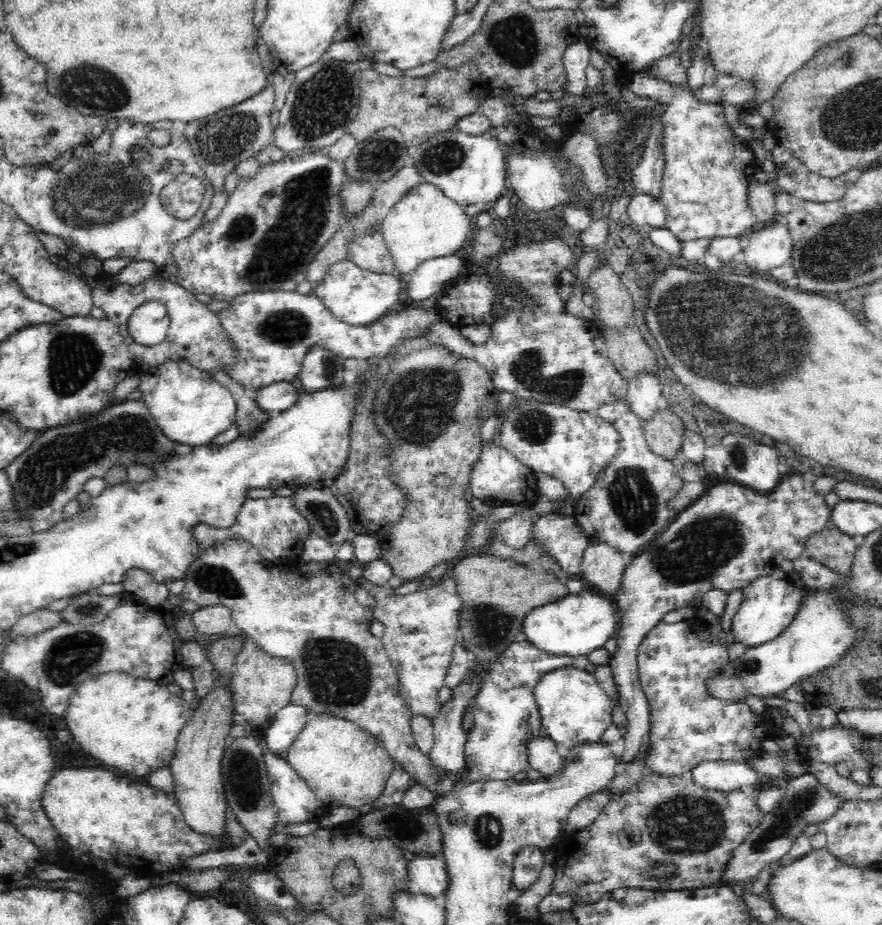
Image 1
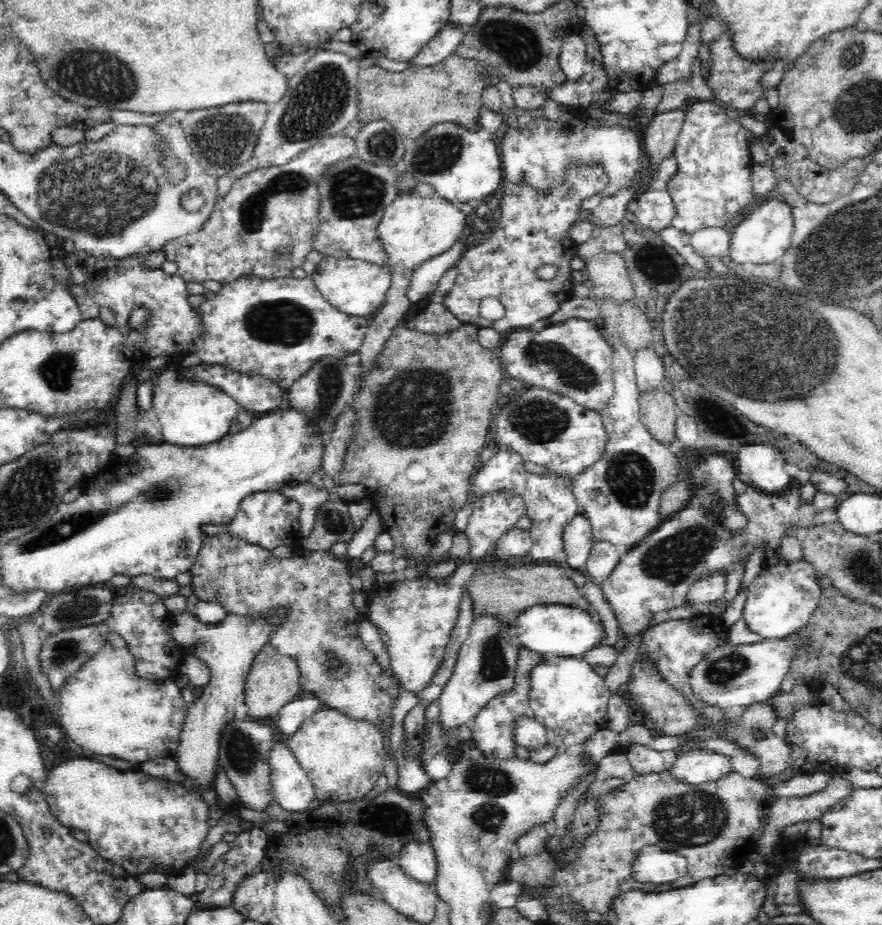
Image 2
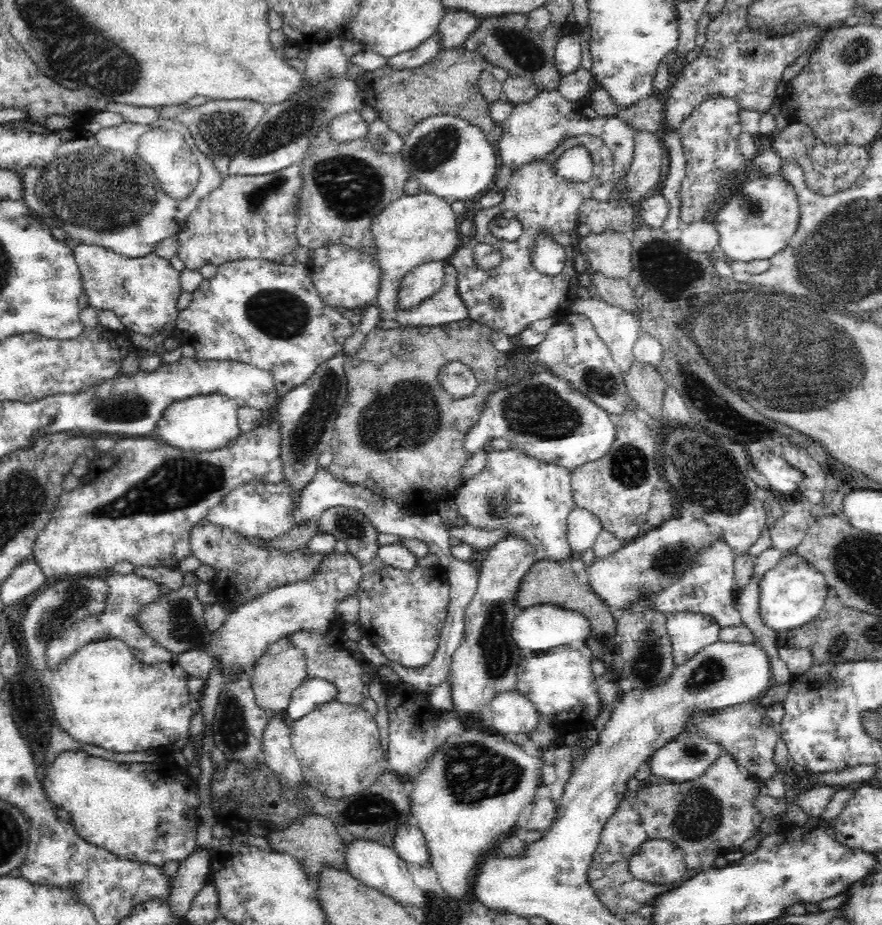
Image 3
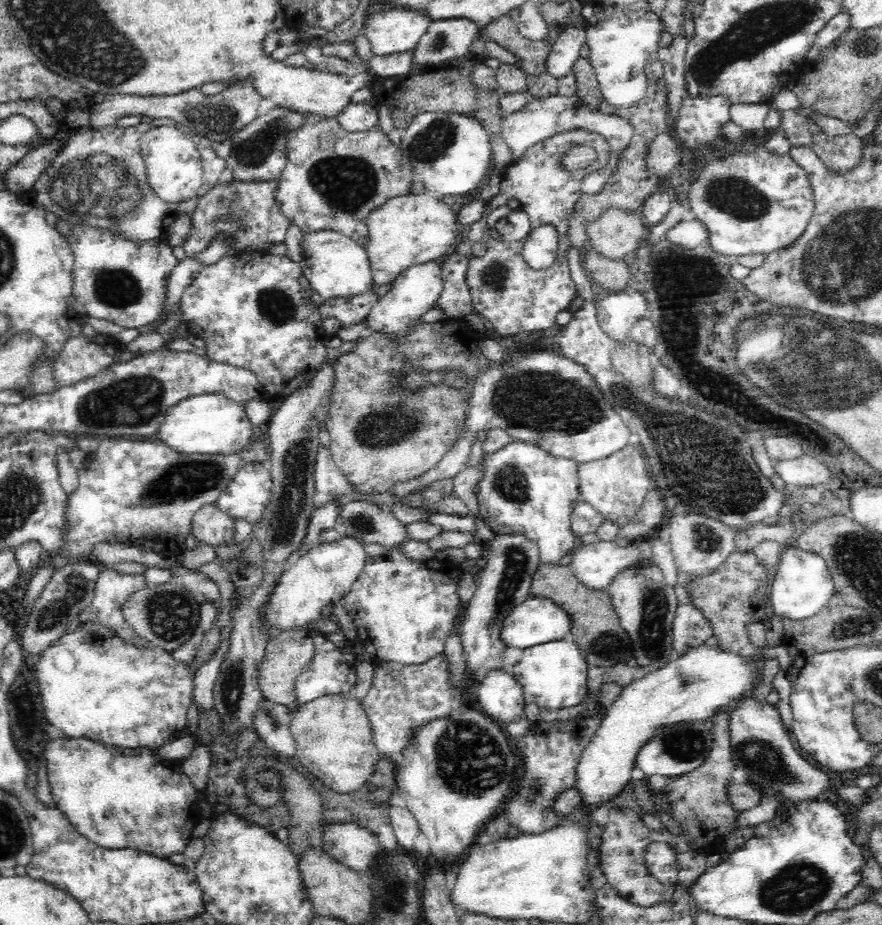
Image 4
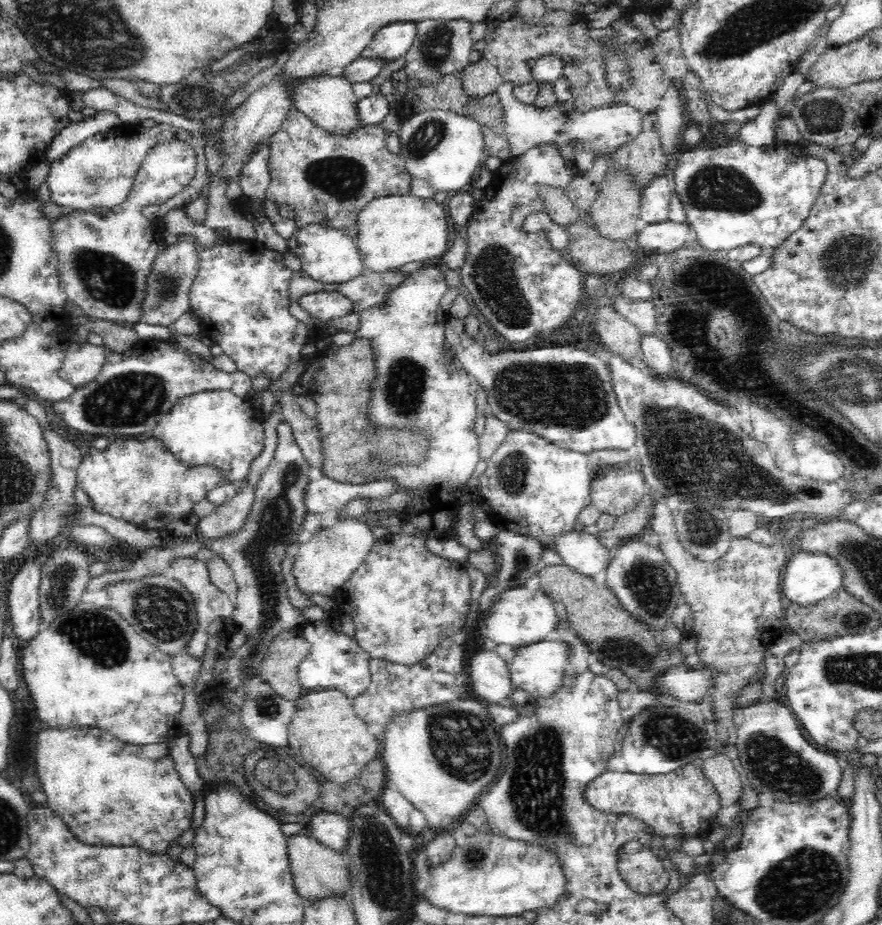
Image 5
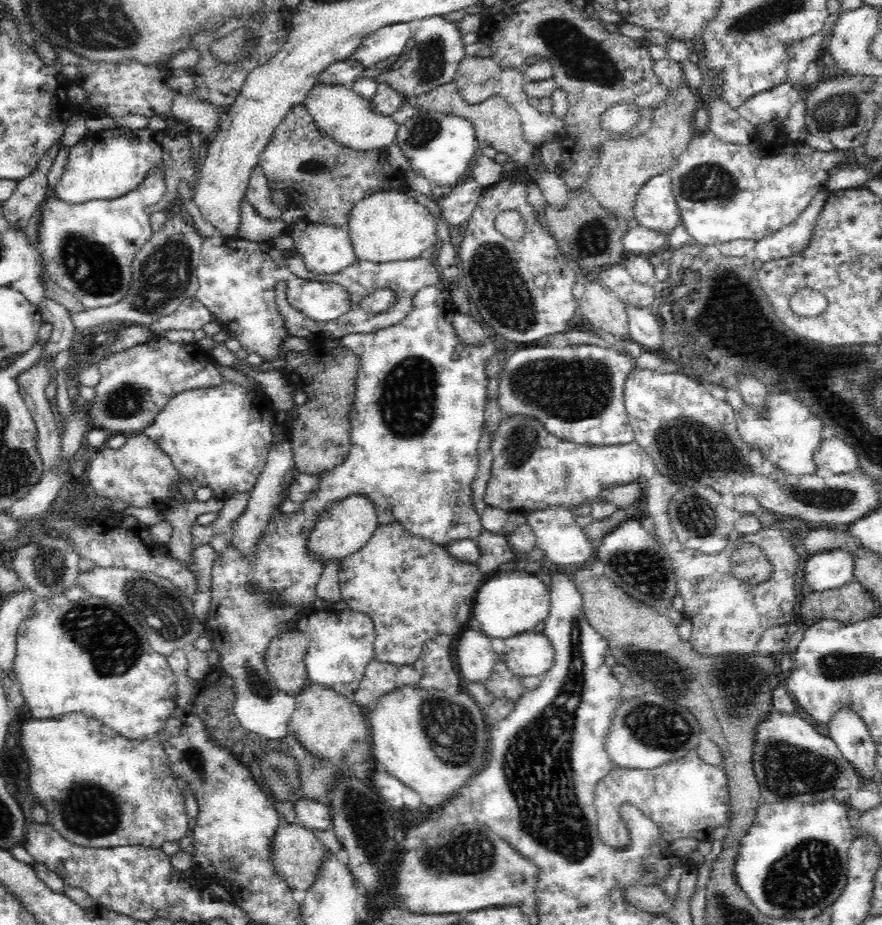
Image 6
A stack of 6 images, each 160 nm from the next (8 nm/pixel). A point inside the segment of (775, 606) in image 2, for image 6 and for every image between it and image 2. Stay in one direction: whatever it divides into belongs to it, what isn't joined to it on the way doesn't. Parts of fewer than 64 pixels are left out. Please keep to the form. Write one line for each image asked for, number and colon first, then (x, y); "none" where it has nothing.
3: (793, 593)
4: (802, 586)
5: (810, 577)
6: (832, 568)

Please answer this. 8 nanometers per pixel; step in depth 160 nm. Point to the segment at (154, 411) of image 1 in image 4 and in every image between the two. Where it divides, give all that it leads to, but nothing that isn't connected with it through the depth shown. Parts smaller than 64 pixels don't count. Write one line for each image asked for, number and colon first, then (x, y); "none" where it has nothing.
2: (191, 414)
3: (203, 422)
4: (206, 423)

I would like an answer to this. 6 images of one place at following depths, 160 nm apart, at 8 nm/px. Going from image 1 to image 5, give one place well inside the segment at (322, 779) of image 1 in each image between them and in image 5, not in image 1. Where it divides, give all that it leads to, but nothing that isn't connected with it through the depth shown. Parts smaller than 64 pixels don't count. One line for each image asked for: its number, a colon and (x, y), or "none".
2: (344, 757)
3: (337, 744)
4: (333, 739)
5: (326, 733)

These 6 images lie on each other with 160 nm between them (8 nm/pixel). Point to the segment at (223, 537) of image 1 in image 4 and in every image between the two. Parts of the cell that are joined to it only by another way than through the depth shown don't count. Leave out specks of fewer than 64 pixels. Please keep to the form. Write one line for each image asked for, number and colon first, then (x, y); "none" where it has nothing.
2: (268, 519)
3: (256, 509)
4: (245, 497)

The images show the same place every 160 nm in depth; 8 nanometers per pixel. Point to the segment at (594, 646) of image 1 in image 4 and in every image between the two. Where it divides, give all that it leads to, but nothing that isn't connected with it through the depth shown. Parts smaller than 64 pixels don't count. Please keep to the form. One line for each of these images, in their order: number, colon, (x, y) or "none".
2: (550, 630)
3: (540, 627)
4: (535, 621)

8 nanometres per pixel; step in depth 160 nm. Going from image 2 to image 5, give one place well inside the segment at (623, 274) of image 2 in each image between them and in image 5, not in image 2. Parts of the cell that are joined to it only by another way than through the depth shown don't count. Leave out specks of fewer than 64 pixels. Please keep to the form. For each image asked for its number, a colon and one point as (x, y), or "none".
3: (609, 252)
4: (615, 233)
5: (616, 210)

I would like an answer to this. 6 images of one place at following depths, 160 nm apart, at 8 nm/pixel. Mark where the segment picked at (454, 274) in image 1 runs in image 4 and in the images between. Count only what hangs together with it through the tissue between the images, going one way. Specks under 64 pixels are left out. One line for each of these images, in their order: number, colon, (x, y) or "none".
2: (425, 279)
3: (421, 283)
4: (415, 291)

